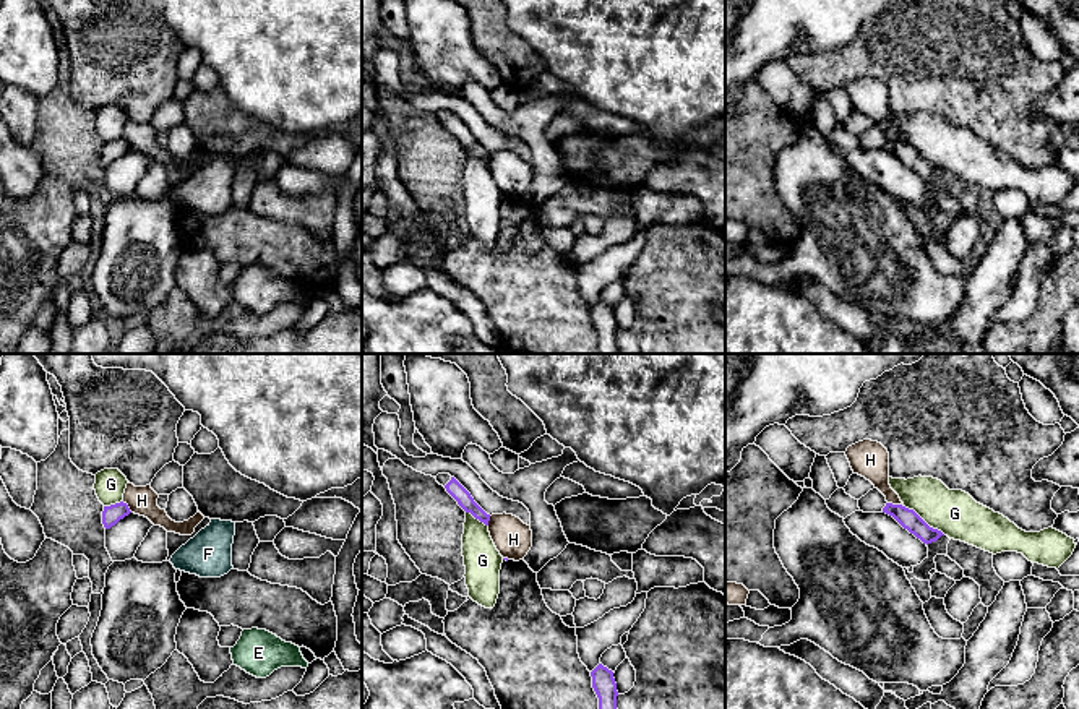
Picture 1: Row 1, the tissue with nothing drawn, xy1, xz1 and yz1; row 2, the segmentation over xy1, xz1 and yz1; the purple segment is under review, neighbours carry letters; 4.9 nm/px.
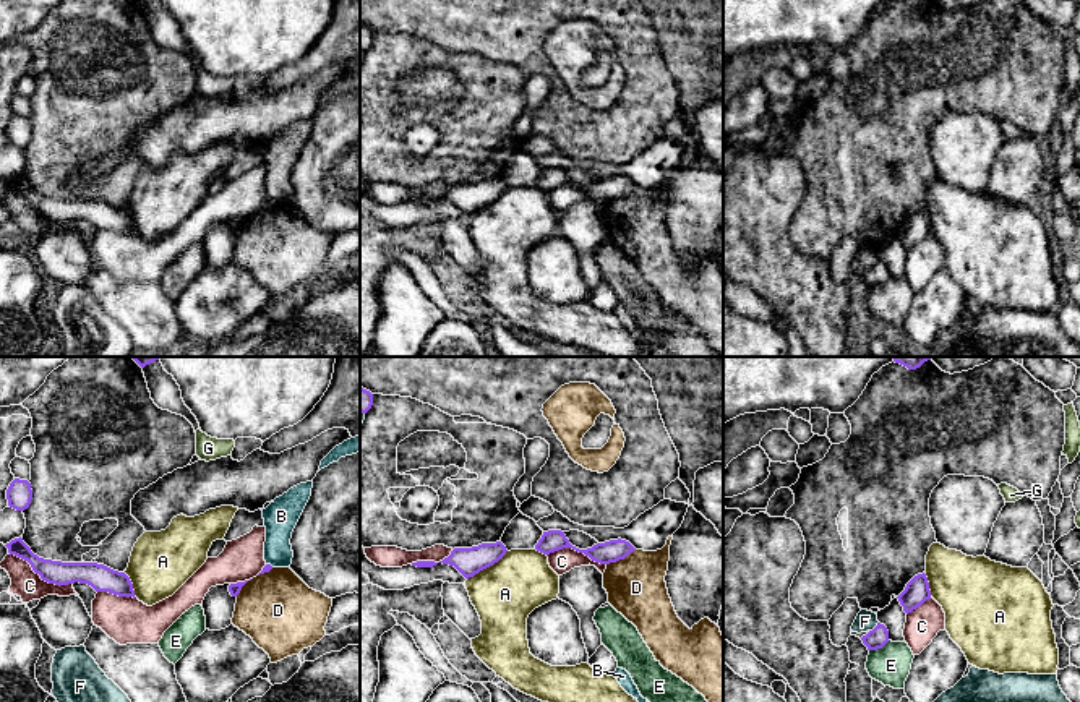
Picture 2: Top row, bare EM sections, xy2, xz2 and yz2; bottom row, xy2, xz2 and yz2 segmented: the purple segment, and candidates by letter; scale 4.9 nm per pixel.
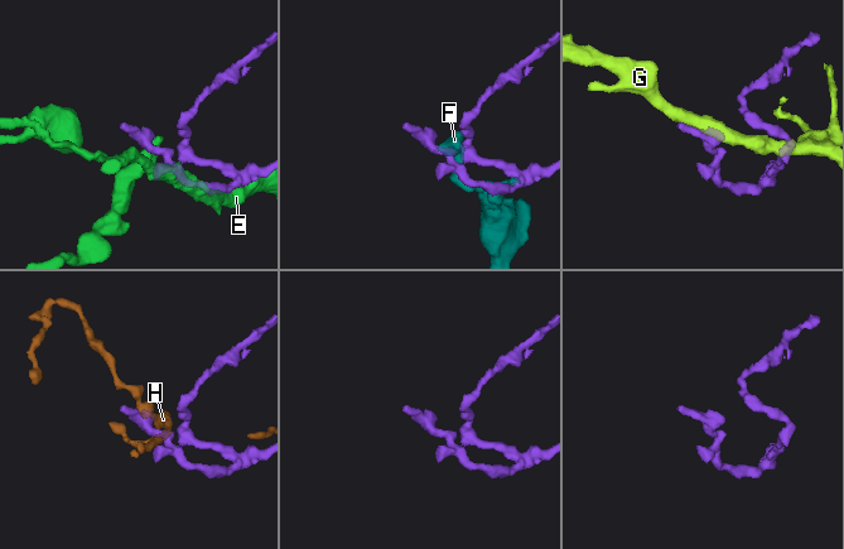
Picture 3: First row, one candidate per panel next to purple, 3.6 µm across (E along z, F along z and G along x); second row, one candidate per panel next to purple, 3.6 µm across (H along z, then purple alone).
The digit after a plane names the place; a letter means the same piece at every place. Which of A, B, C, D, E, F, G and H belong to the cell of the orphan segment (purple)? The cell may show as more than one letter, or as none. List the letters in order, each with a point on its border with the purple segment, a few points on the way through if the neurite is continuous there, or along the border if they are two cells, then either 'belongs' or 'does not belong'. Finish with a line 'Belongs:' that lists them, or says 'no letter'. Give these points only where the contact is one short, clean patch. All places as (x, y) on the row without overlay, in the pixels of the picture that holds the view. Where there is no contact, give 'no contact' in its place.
A: meets purple in xz2 at (487, 203); border along xz2 (506, 187), (497, 198), (467, 216); does not belong
B: meets purple in xy2 at (270, 201); border along xy2 (266, 200), (273, 203); does not belong
C: meets purple in xy2 at (39, 211); does not belong
D: meets purple in xz2 at (620, 195); border along xz2 (634, 185), (623, 195), (607, 201); does not belong
E: meets purple in yz2 at (879, 284); does not belong
F: meets purple in yz2 at (876, 263); does not belong
G: meets purple in yz1 at (924, 158); does not belong
H: meets purple in yz1 at (896, 141); border along yz1 (888, 138), (902, 143); does not belong
Belongs: no letter

